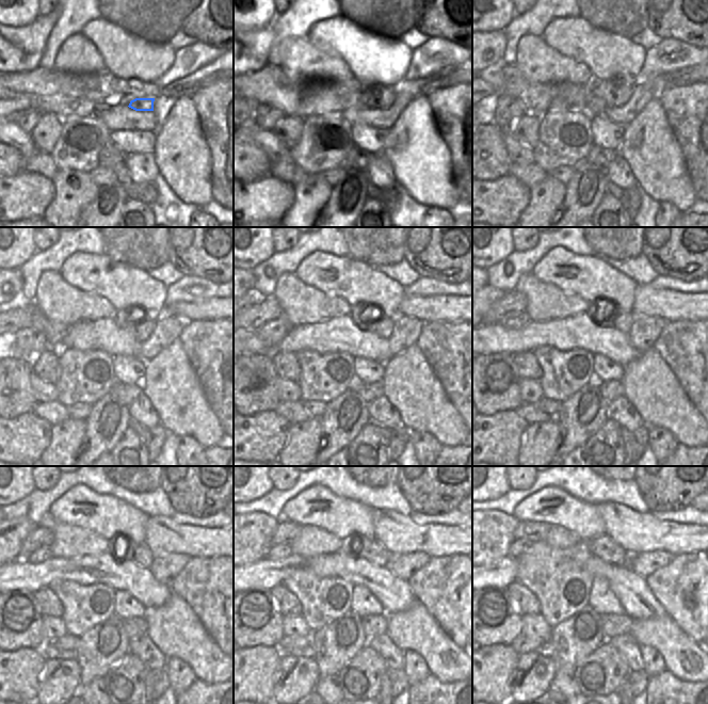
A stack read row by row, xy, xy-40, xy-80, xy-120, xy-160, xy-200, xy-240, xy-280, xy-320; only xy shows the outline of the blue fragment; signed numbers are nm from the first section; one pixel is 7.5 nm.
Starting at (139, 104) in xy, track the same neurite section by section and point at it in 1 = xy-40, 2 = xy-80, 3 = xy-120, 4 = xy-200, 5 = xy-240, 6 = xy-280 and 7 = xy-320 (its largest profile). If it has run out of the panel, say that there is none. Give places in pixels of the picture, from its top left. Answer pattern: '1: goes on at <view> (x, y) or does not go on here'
1: goes on at xy-40 (376, 99)
2: goes on at xy-80 (617, 97)
3: goes on at xy-120 (143, 331)
4: goes on at xy-200 (621, 320)
5: goes on at xy-240 (140, 554)
6: goes on at xy-280 (372, 552)
7: goes on at xy-320 (602, 547)

